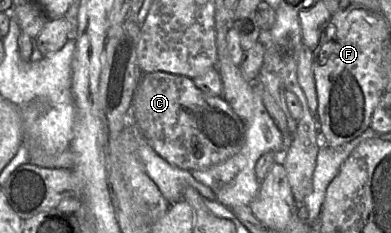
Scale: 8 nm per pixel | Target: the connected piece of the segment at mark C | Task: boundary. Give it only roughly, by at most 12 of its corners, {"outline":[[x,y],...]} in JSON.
{"outline":[[143,73],[131,117],[190,172],[246,140],[227,101],[181,75]]}

